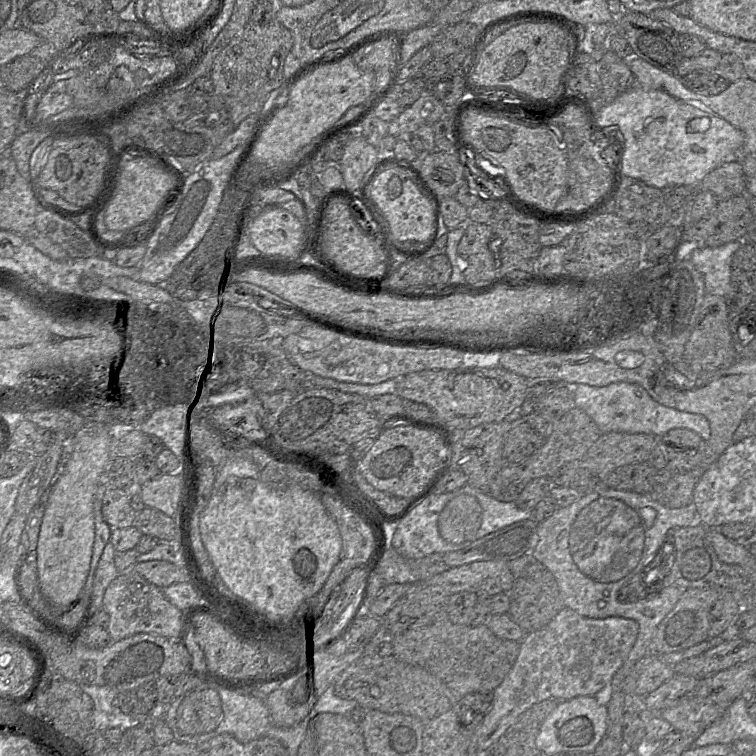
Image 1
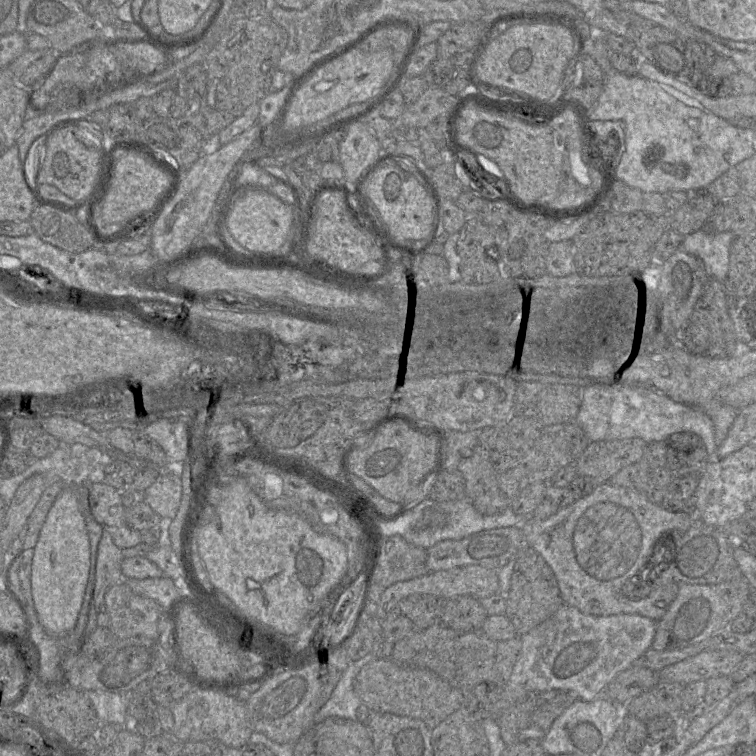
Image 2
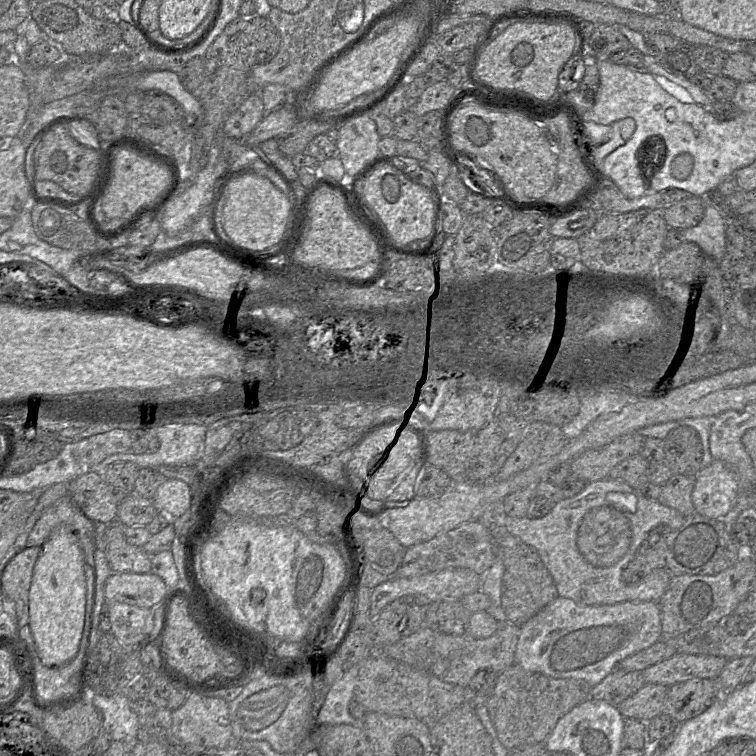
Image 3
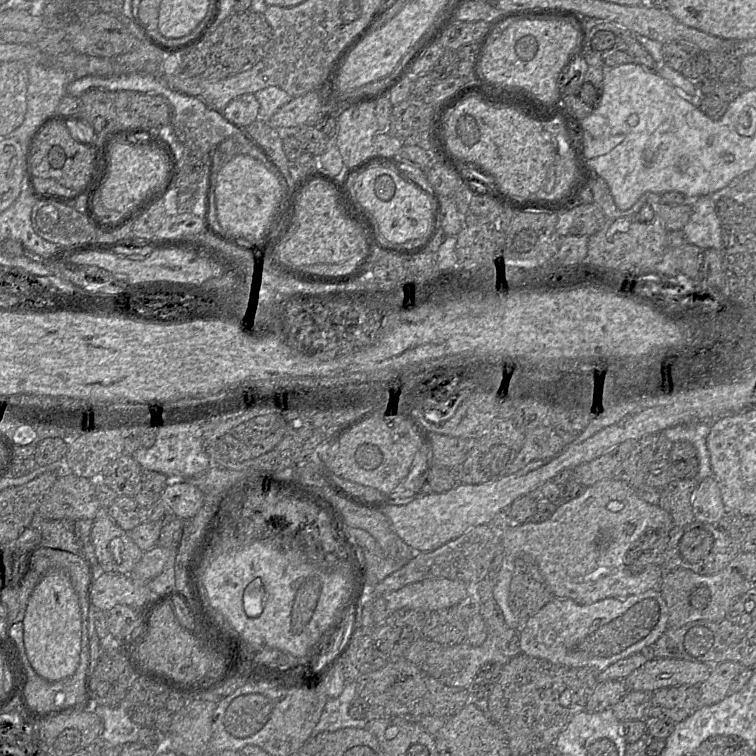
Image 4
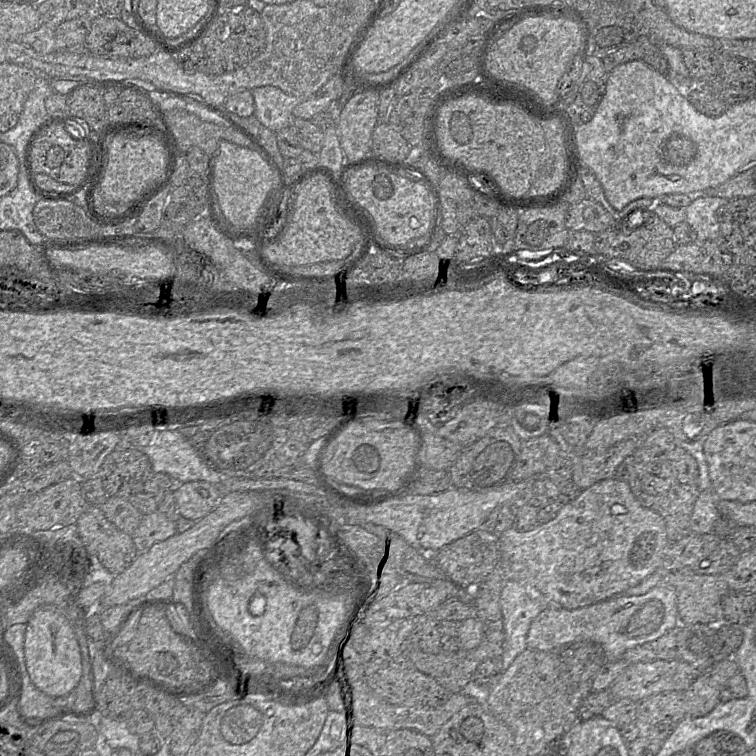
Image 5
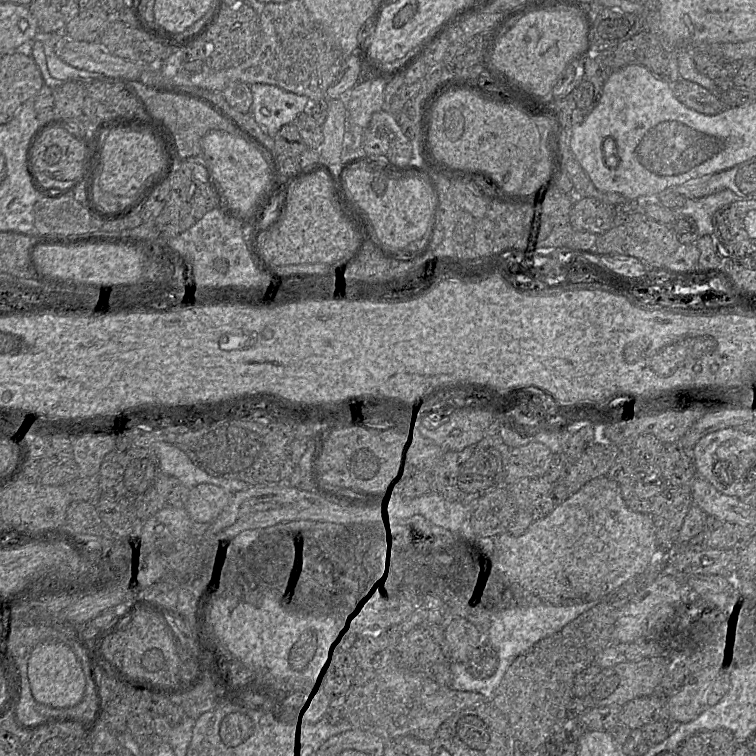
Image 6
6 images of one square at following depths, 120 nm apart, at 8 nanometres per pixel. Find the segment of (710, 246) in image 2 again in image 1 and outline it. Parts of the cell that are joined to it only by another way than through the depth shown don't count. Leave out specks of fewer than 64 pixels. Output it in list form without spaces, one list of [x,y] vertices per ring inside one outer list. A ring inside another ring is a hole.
[[[737,240],[719,247],[692,249],[689,259],[703,276],[705,294],[725,297],[729,293],[732,256],[743,243]]]

